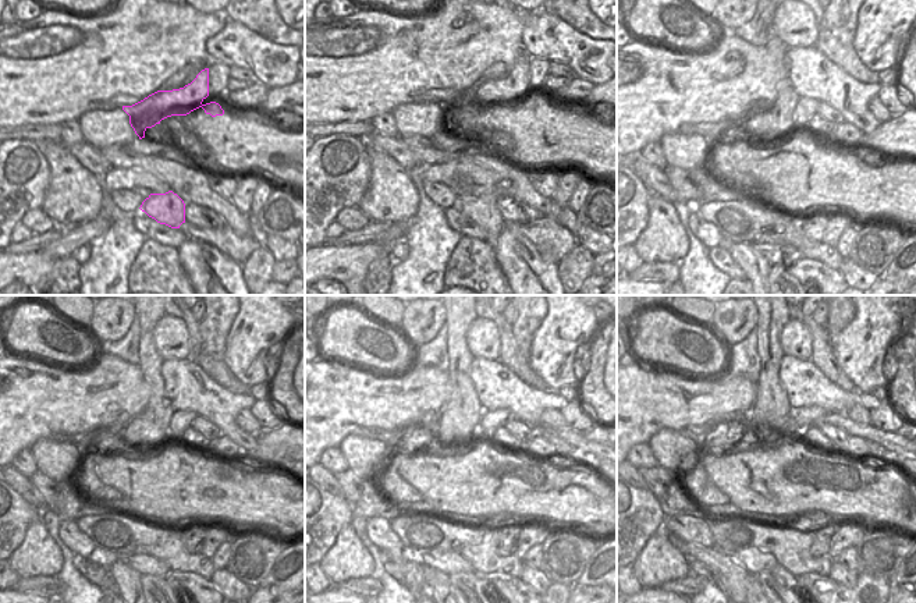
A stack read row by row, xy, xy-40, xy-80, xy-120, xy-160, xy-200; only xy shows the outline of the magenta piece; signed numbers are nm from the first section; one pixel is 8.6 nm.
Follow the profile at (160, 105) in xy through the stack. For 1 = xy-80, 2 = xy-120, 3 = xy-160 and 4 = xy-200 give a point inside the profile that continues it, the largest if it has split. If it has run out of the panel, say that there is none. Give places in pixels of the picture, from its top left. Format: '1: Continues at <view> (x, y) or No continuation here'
1: Continues at xy-80 (812, 75)
2: Continues at xy-120 (188, 387)
3: Continues at xy-160 (496, 386)
4: Continues at xy-200 (805, 385).

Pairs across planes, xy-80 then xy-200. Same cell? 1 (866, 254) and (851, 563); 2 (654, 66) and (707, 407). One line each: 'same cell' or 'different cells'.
1: different cells
2: same cell

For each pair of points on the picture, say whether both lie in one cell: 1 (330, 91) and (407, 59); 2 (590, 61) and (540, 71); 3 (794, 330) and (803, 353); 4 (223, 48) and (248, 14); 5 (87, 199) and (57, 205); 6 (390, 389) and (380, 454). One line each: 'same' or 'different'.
1: same
2: different
3: same
4: different
5: same
6: different

